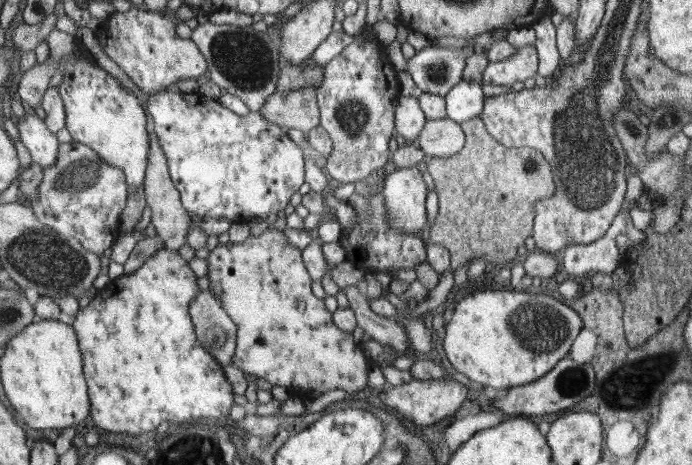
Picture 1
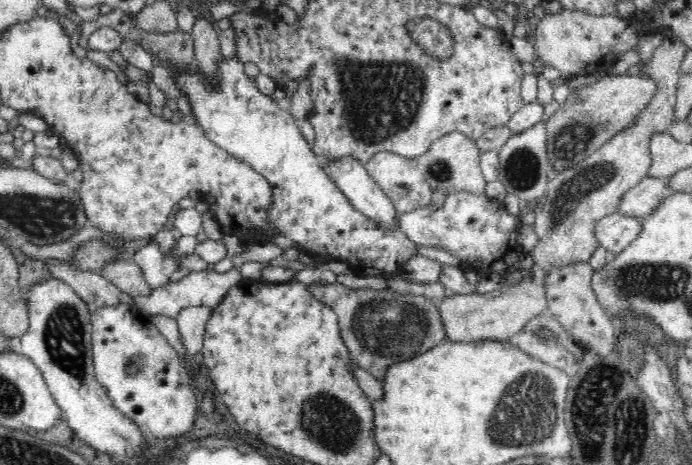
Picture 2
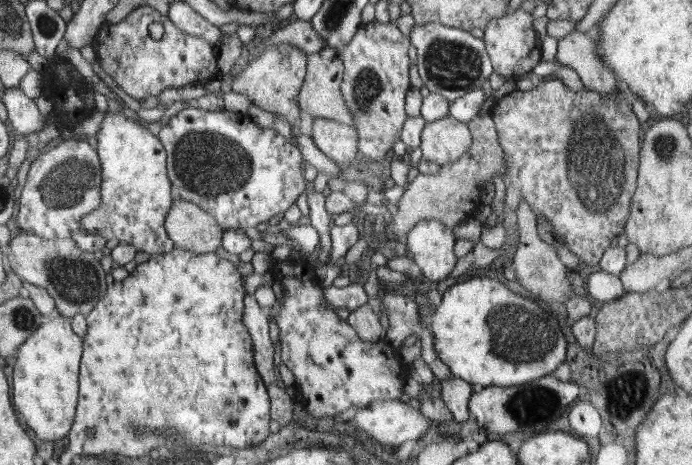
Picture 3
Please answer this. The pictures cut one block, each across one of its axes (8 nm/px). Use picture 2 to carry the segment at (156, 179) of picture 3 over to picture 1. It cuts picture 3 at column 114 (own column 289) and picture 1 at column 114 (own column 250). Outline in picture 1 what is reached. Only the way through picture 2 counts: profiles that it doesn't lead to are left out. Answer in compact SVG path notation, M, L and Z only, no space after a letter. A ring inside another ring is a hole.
M74 53L62 57L57 66L58 71L64 74L64 80L58 88L64 101L65 128L74 141L92 147L100 158L104 158L104 162L123 170L134 194L137 188L145 185L151 150L149 120L146 120L147 112L138 104L138 96L126 91L108 72L90 64L82 54L80 61L75 61Z

